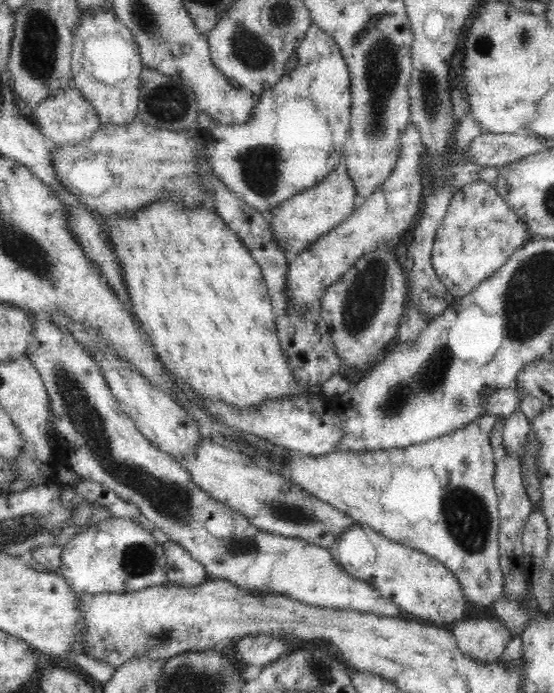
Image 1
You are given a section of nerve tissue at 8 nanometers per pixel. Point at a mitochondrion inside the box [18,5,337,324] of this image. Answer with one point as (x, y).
(40, 50)

